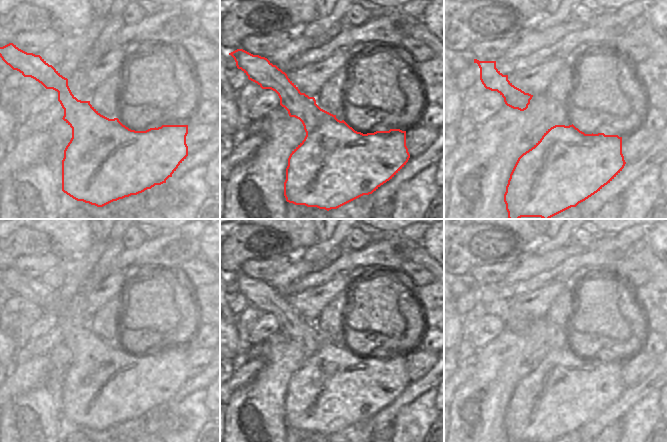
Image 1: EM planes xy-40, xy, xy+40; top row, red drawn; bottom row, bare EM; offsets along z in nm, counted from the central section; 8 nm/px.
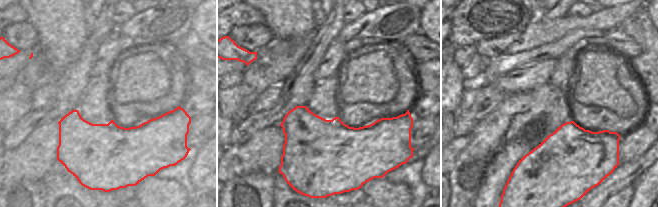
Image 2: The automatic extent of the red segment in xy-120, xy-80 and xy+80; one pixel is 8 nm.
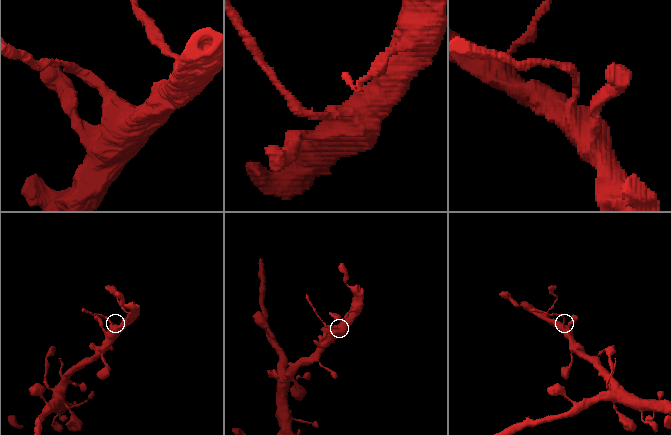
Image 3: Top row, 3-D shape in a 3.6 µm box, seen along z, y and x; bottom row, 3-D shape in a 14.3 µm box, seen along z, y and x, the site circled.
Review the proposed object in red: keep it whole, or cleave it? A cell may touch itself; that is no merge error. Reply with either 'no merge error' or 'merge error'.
merge error

